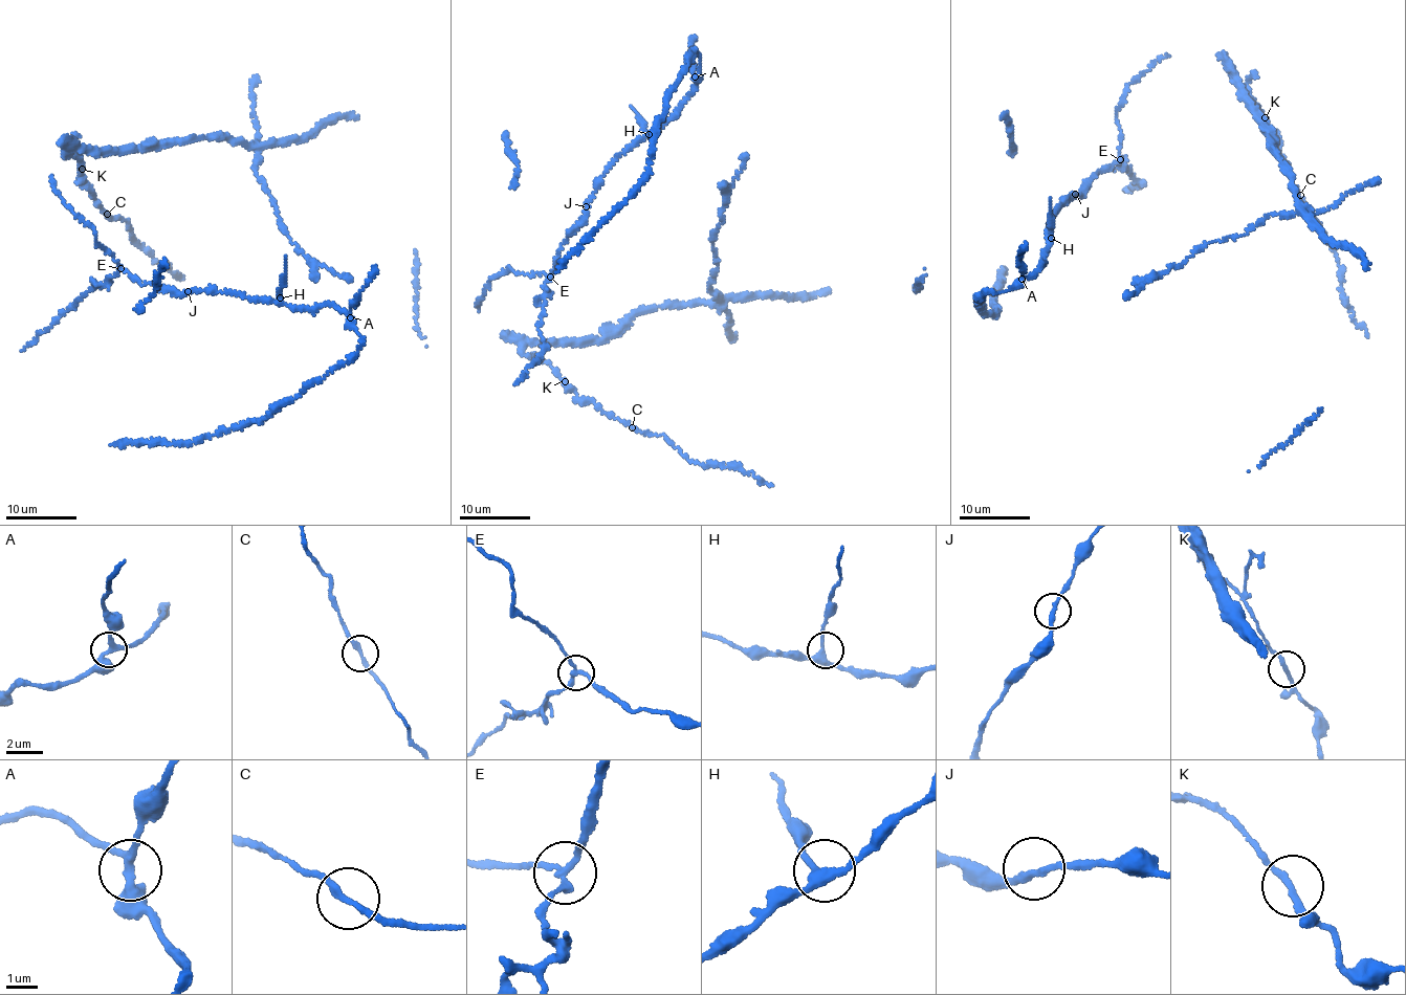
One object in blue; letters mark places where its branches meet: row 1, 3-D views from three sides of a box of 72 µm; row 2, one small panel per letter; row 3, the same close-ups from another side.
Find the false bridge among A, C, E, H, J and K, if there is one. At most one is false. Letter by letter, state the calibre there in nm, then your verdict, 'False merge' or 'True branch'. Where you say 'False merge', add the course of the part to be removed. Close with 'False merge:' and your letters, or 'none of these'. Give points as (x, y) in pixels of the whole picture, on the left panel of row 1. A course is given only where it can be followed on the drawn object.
A: Thickness 280 nm. True branch
C: Thickness 220 nm. True branch
E: Thickness 200 nm. False merge. Course of the part to remove: (121, 268), (106, 283), (90, 289), (74, 306), (59, 315), (22, 352)
H: Thickness 280 nm. True branch
J: Thickness 220 nm. True branch
K: Thickness 200 nm. True branch
False merge: E

